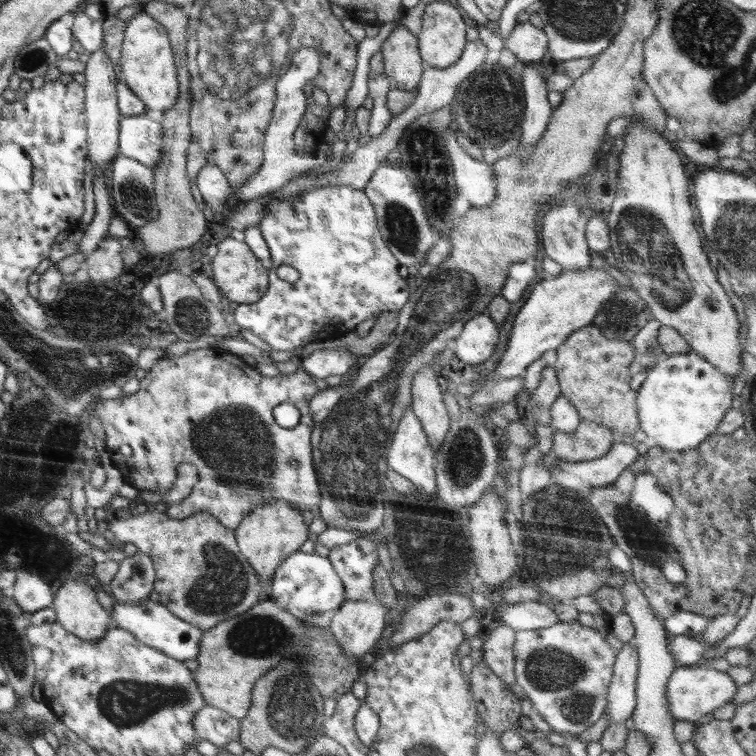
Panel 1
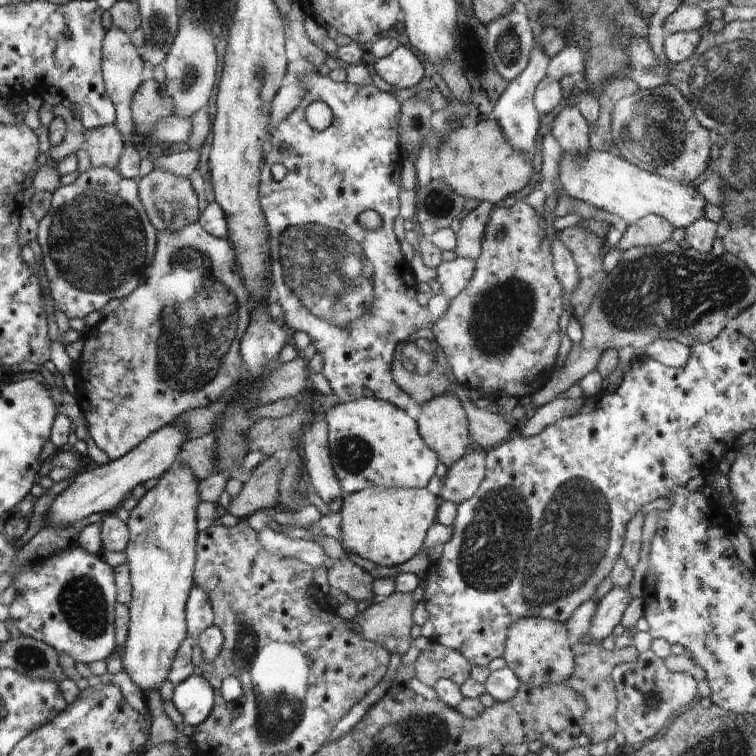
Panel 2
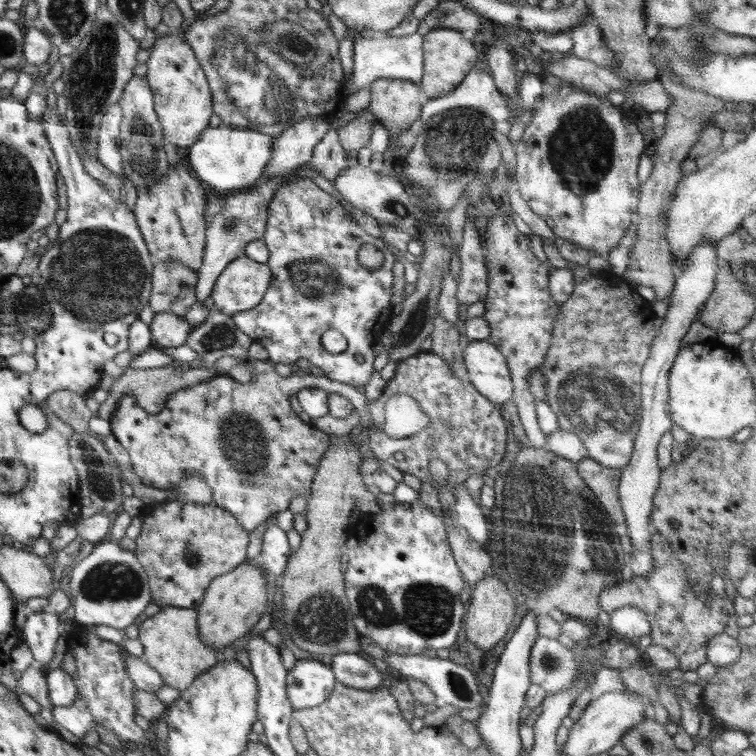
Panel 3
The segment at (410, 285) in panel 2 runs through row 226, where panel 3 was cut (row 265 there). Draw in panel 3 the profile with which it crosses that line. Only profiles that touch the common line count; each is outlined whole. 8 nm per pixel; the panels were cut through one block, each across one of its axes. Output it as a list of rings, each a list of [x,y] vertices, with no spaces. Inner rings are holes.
[[[290,179],[276,189],[267,210],[262,239],[269,250],[266,264],[273,277],[269,289],[254,308],[232,316],[236,326],[267,350],[270,362],[293,365],[300,358],[306,358],[310,368],[320,368],[324,377],[352,387],[365,386],[375,371],[372,346],[379,342],[383,332],[388,331],[394,317],[390,298],[392,266],[397,260],[392,251],[386,248],[381,238],[368,235],[336,197],[320,189],[310,179]],[[363,244],[374,244],[383,252],[384,260],[378,268],[366,268],[357,261],[357,252]],[[326,330],[338,330],[346,338],[348,346],[344,352],[330,353],[324,349],[320,338]]]

